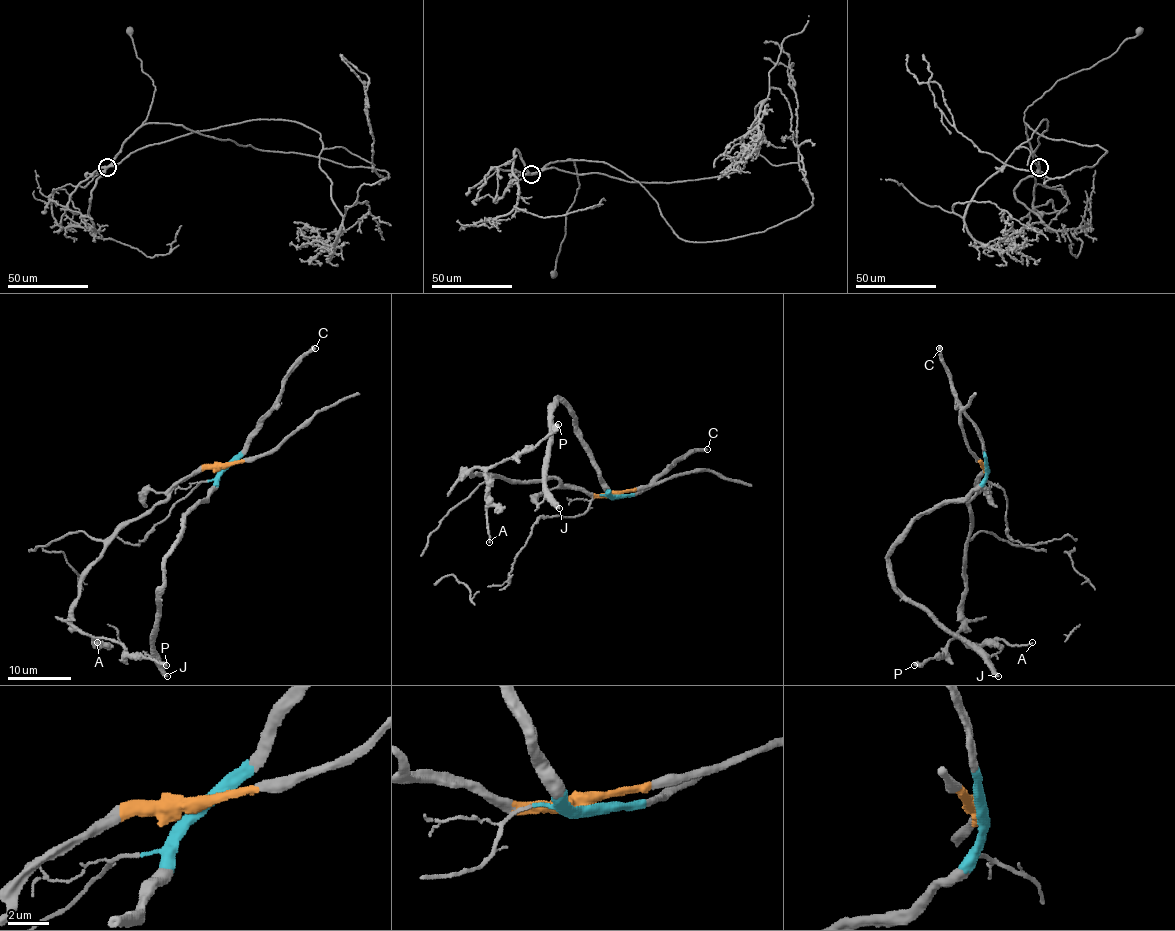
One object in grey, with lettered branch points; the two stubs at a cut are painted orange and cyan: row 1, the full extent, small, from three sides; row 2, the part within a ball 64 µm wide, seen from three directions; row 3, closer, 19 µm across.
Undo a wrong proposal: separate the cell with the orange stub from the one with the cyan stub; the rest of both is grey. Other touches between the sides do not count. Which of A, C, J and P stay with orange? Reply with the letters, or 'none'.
A, P

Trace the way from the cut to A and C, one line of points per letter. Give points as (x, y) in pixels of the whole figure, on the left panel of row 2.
A: (224, 467), (197, 468), (182, 479), (163, 503), (130, 520), (87, 569), (71, 623), (96, 642)
C: (224, 467), (243, 448), (281, 391), (284, 375), (316, 349)

